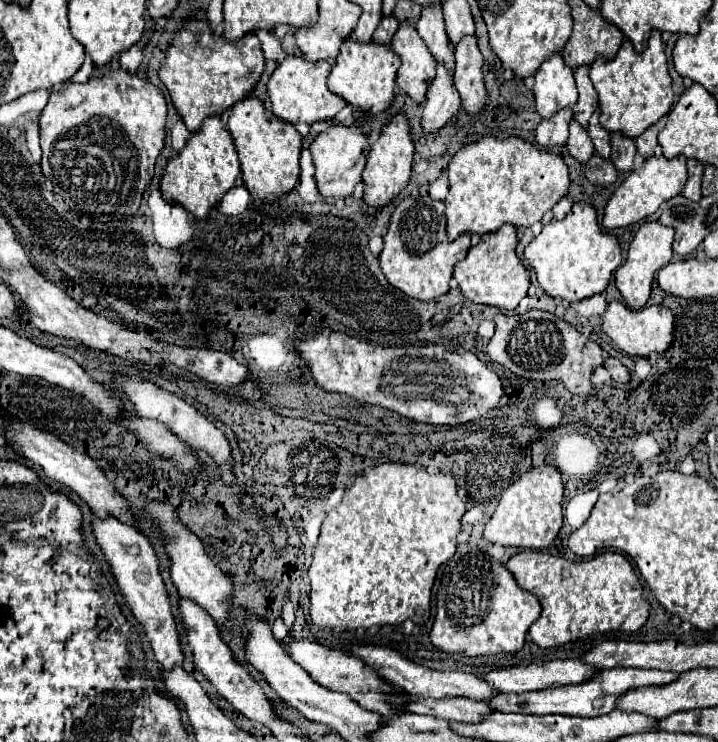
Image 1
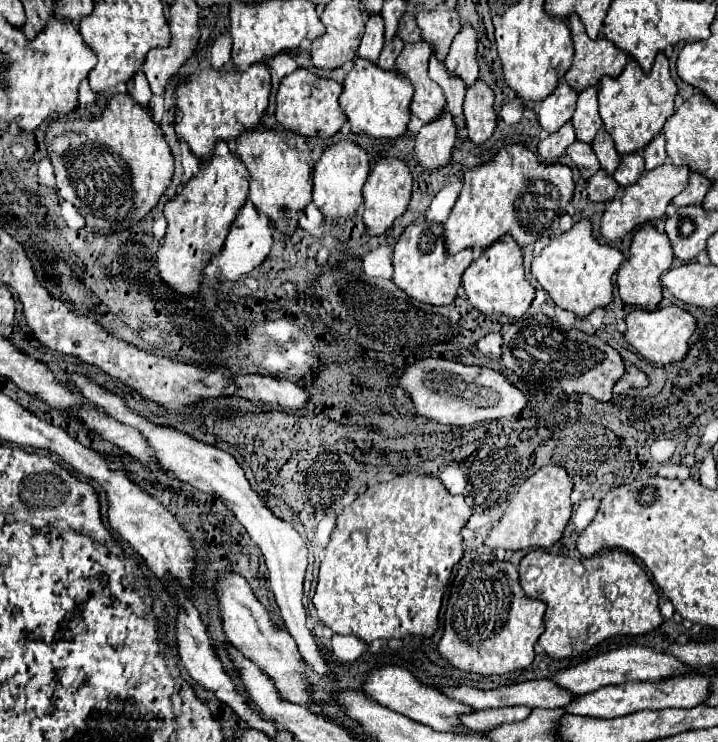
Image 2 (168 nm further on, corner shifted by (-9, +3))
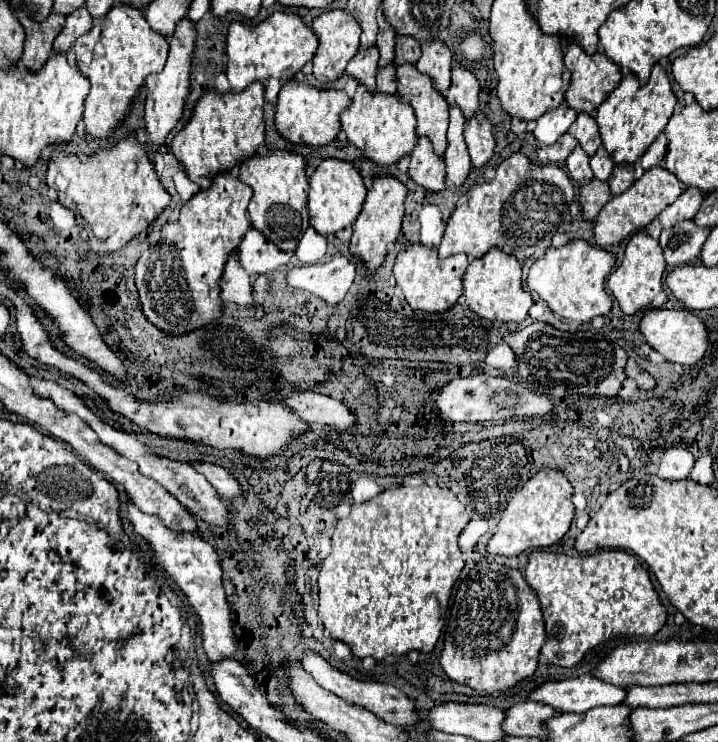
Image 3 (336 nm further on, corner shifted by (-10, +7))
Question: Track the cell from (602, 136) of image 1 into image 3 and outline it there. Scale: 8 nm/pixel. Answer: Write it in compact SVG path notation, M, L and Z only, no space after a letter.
M600 146L600 150L590 158L590 166L592 166L592 172L594 172L596 178L608 180L608 176L612 174L612 168L614 168L614 160L612 160L612 156L606 152L606 148Z

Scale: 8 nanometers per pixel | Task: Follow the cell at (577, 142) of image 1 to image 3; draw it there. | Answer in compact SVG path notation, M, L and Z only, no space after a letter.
M580 144L572 150L572 154L570 154L568 160L566 160L566 168L568 168L570 176L572 176L578 184L586 184L586 182L590 182L590 180L594 178L588 160L590 160L590 156L586 156L586 152L582 152Z

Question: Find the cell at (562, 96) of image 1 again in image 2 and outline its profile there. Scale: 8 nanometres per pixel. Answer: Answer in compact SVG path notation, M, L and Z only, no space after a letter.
M563 82L557 86L553 96L547 96L539 106L539 124L545 132L553 134L563 124L567 124L575 112L577 92L573 92Z

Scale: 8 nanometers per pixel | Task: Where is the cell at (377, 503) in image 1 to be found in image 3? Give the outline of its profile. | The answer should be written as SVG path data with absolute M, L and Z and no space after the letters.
M422 484L418 488L412 488L412 486L388 488L388 490L380 492L378 496L374 496L372 500L366 500L362 504L352 504L350 516L338 520L338 524L336 524L336 530L332 534L332 552L322 562L322 570L320 570L320 578L318 578L318 596L320 596L318 614L320 614L326 630L332 634L332 638L350 644L352 654L356 658L372 656L376 660L384 660L388 654L406 654L410 650L432 652L436 646L436 640L440 636L440 630L444 626L444 614L446 614L446 608L450 602L452 586L454 586L454 582L460 576L460 570L464 566L462 552L458 548L458 536L468 522L470 522L470 516L466 514L466 508L464 508L464 504L460 504L456 494L452 494L448 488L428 486L428 484Z

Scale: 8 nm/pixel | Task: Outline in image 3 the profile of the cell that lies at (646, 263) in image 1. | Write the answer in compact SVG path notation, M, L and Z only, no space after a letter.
M636 232L624 252L622 264L610 274L608 278L608 288L612 290L614 298L618 300L620 308L624 314L634 314L638 310L652 310L652 308L662 308L666 302L666 292L662 288L662 274L666 268L666 260L662 256L662 248L658 240L654 240L646 232Z

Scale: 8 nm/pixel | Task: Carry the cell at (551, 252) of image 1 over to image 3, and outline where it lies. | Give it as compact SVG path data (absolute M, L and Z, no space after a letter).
M572 240L560 248L548 248L546 254L536 260L528 272L528 288L556 312L560 318L576 322L590 322L594 316L606 316L612 308L612 300L606 294L606 278L616 264L616 256L598 246L590 246L586 240Z

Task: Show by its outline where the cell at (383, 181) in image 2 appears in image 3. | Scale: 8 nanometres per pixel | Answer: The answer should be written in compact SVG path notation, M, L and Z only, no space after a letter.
M380 174L380 176L374 176L374 180L372 180L372 188L368 190L366 200L364 200L364 208L354 222L354 232L352 232L352 240L350 240L350 252L354 256L362 258L370 272L376 270L384 262L386 246L390 242L394 242L400 234L406 194L408 194L406 186L396 176Z

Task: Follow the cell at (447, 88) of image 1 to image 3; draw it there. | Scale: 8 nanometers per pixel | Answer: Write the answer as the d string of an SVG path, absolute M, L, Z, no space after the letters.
M418 136L416 140L408 174L416 184L420 184L426 190L438 192L444 188L446 162L432 150L432 144L430 140L426 140L426 136Z

